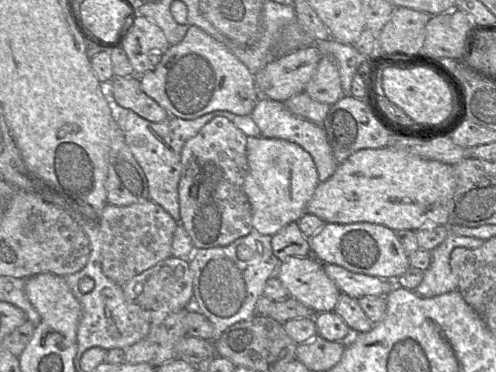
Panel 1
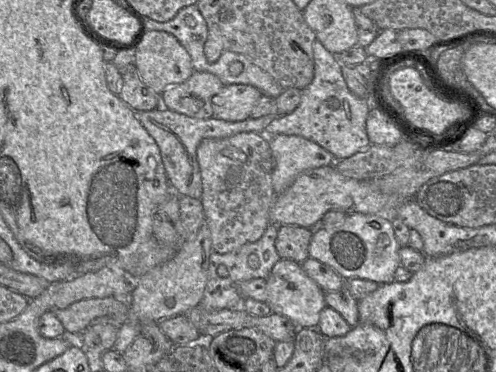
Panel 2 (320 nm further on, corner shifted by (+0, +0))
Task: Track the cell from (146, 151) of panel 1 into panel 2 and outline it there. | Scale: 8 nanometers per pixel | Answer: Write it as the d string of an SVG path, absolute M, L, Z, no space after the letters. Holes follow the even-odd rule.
M133 110L147 132L156 141L165 167L166 175L172 190L179 196L189 196L200 199L202 195L202 179L197 160L197 148L202 140L213 138L223 139L241 132L263 133L270 118L248 118L243 121L229 122L211 117L210 119L195 119L171 110Z

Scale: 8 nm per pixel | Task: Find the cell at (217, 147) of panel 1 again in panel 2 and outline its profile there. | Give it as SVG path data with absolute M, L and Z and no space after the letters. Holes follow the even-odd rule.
M265 129L260 134L241 132L223 139L204 139L197 148L197 160L203 189L200 200L203 205L204 221L211 233L213 251L220 254L229 253L261 238L270 224L270 210L277 196L272 185L274 157Z

